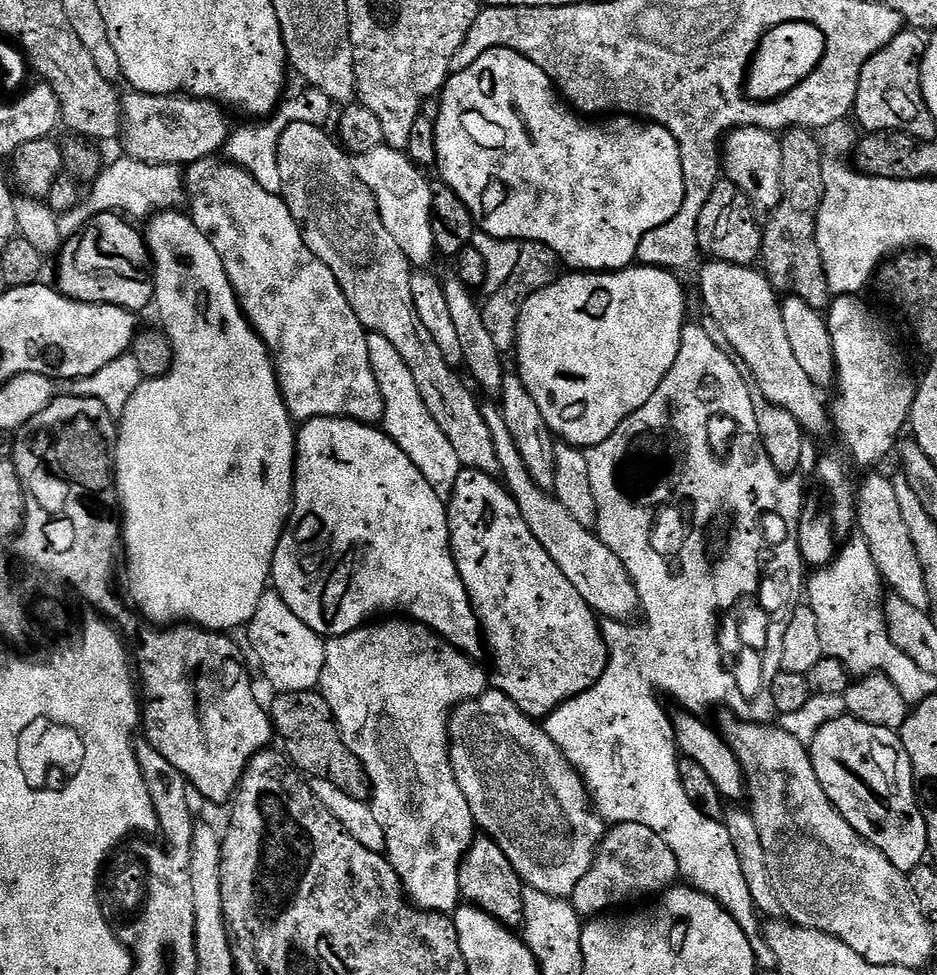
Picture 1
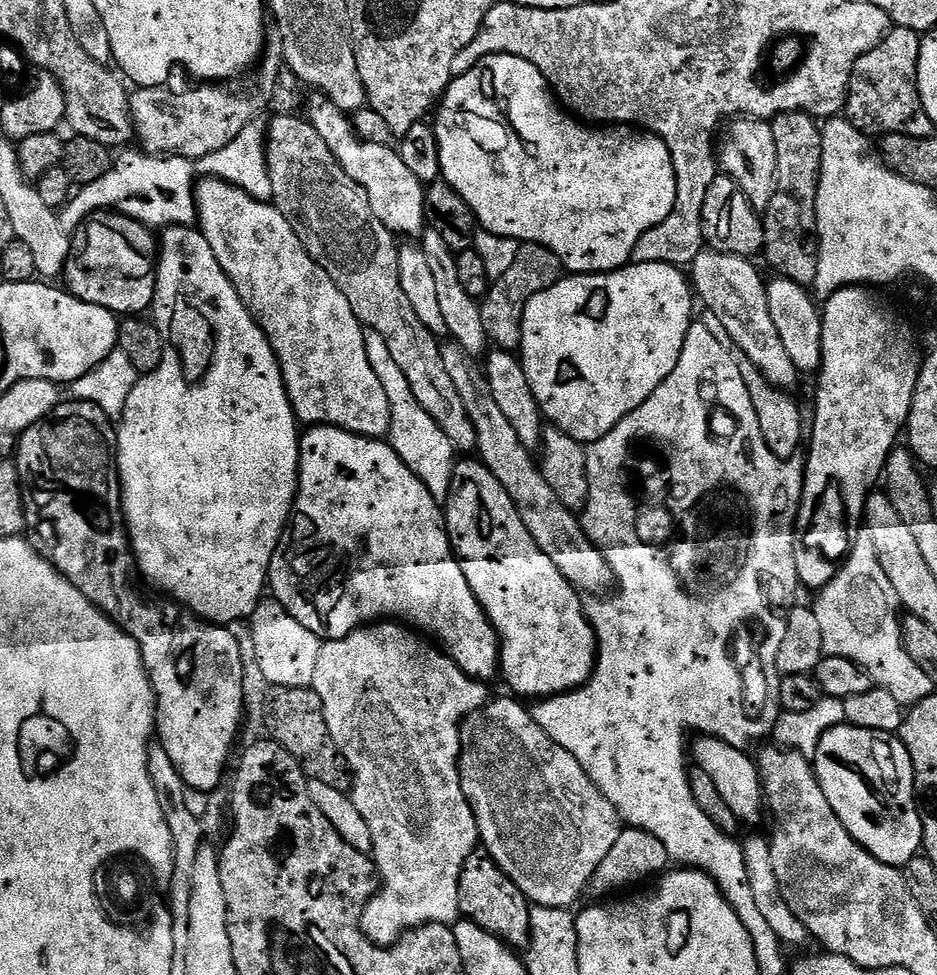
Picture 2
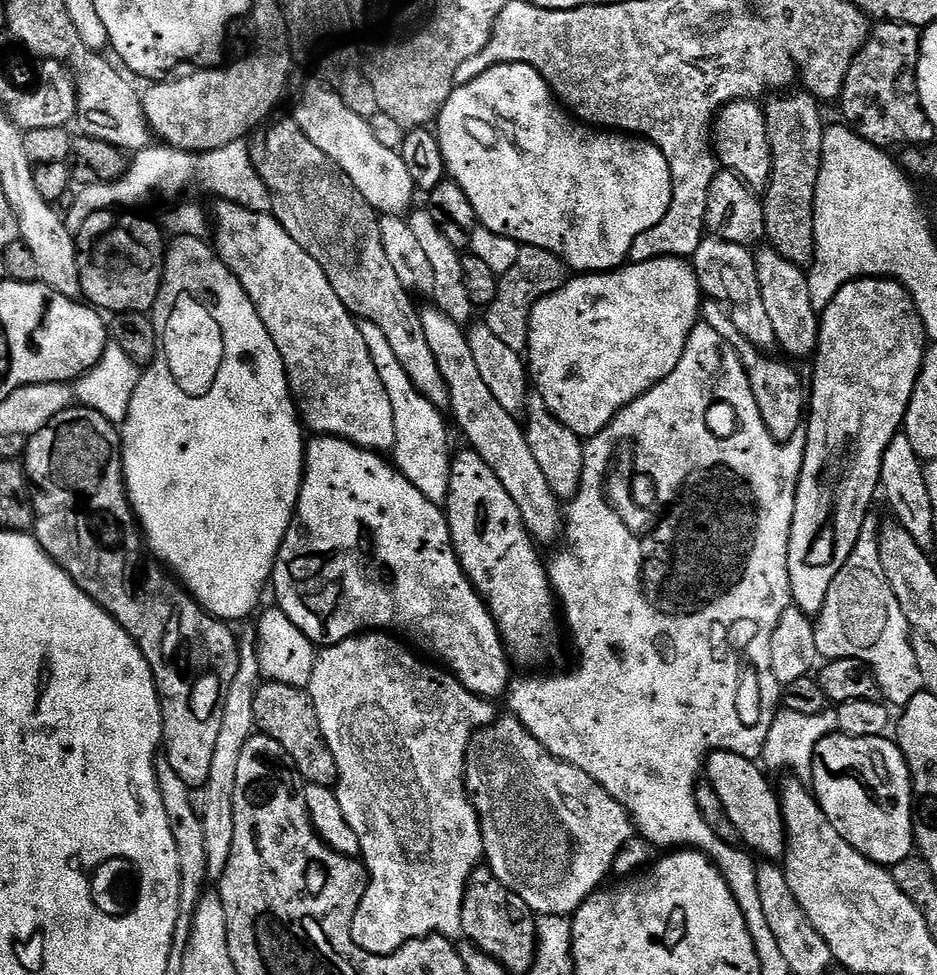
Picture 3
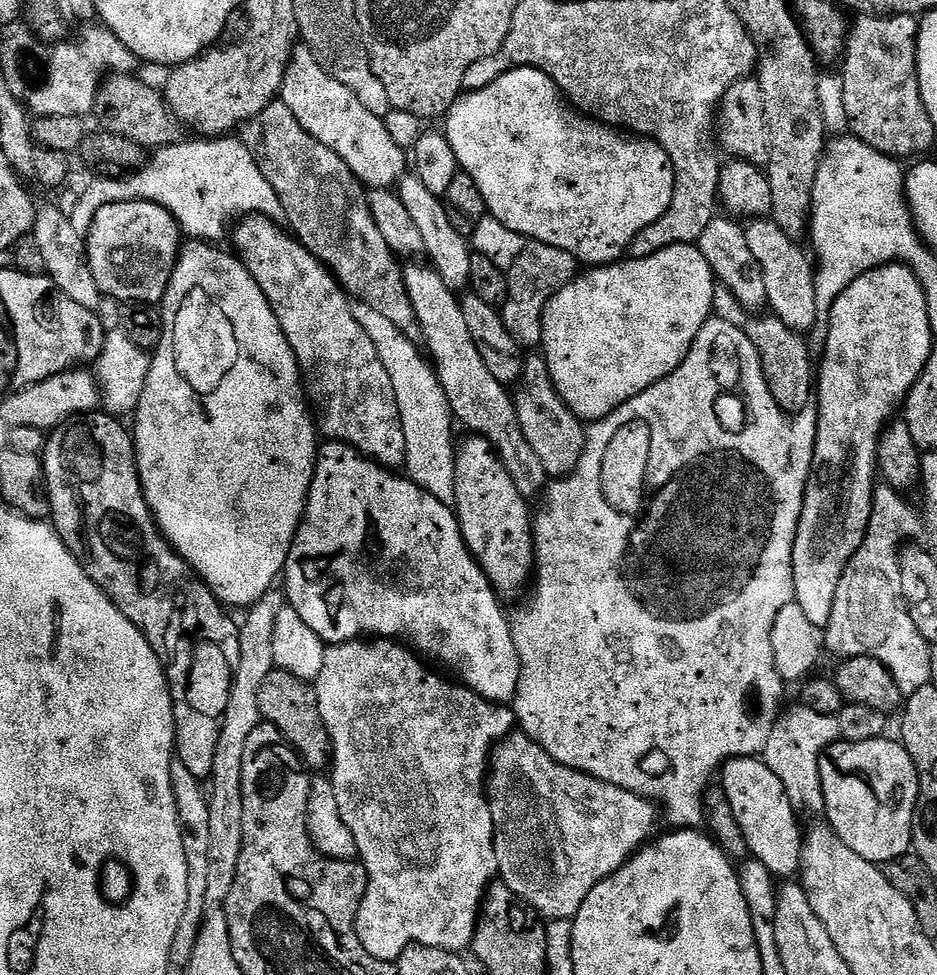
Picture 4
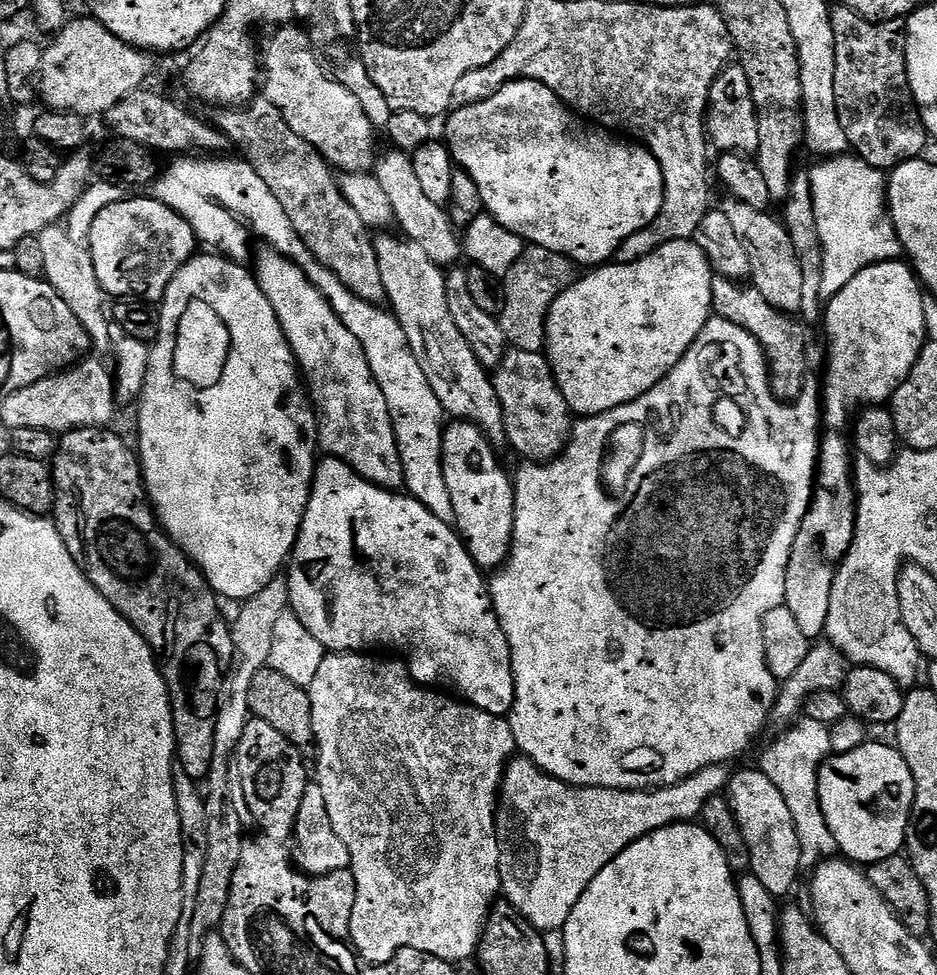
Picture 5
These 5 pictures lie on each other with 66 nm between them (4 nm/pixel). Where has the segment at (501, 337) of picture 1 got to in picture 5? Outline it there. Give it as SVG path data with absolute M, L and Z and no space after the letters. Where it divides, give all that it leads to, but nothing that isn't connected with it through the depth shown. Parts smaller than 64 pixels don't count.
M535 246L525 247L524 253L510 266L508 273L503 276L504 286L504 308L498 317L505 341L515 350L526 350L527 352L544 352L544 327L548 321L548 311L555 300L568 289L573 280L577 279L578 268L570 258L558 254L554 250L537 248Z

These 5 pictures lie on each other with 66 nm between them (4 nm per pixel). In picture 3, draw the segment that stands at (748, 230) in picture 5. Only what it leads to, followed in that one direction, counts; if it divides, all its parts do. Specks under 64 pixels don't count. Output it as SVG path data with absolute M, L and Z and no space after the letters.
M760 246L754 252L758 286L762 290L762 303L774 326L777 345L792 356L811 357L820 337L820 316L810 306L810 286L807 271L801 265L790 262L771 246Z

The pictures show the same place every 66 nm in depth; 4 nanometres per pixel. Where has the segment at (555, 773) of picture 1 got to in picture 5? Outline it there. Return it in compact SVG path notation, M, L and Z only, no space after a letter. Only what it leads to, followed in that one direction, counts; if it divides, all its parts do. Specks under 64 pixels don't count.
M513 758L504 769L496 801L496 837L500 843L500 887L507 903L522 913L526 919L549 934L563 929L570 910L582 898L586 886L598 878L598 874L626 846L638 838L648 836L671 824L692 822L703 813L710 798L721 795L727 789L729 769L722 764L706 766L682 782L665 788L624 792L620 788L577 788L550 774L546 774L533 760Z

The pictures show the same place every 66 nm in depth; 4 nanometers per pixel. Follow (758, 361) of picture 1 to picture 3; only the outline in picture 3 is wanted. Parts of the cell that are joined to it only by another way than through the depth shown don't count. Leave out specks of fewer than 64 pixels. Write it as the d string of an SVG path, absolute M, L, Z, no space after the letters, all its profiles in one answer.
M709 235L700 243L694 257L696 276L700 279L703 295L723 302L732 313L734 326L743 336L761 350L777 347L774 326L770 326L770 317L766 314L766 305L762 303L762 290L758 286L756 258L749 249L741 244L728 242L718 236Z

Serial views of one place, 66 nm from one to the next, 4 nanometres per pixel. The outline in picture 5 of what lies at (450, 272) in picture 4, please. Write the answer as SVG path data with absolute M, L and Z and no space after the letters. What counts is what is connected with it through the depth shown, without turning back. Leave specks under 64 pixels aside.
M388 150L374 164L374 175L378 186L382 186L386 198L390 198L390 206L396 215L395 223L400 224L399 231L407 239L413 240L422 250L426 250L426 258L441 266L452 266L462 256L462 240L458 235L447 211L441 205L430 202L422 191L418 177L414 174L411 155L399 150Z

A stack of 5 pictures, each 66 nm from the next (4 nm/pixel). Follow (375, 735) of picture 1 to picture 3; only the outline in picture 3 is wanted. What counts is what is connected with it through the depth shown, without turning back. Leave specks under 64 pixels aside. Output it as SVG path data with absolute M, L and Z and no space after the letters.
M368 630L337 644L321 647L316 653L316 665L306 686L306 691L316 707L322 734L336 759L337 778L334 791L338 804L342 806L342 814L346 814L346 822L350 822L350 828L358 834L360 856L364 867L368 869L368 889L352 919L352 937L359 948L375 956L389 956L391 952L397 952L406 942L421 940L424 936L459 937L464 892L468 889L468 879L477 868L481 867L484 860L484 839L480 829L480 819L476 807L472 804L472 797L468 795L468 785L464 783L464 768L468 765L468 747L472 735L487 724L494 723L498 719L498 711L496 712L495 706L492 705L495 703L491 699L466 690L466 686L462 686L462 682L451 672L435 663L432 665L419 660L407 646L409 647L403 639L387 631Z

